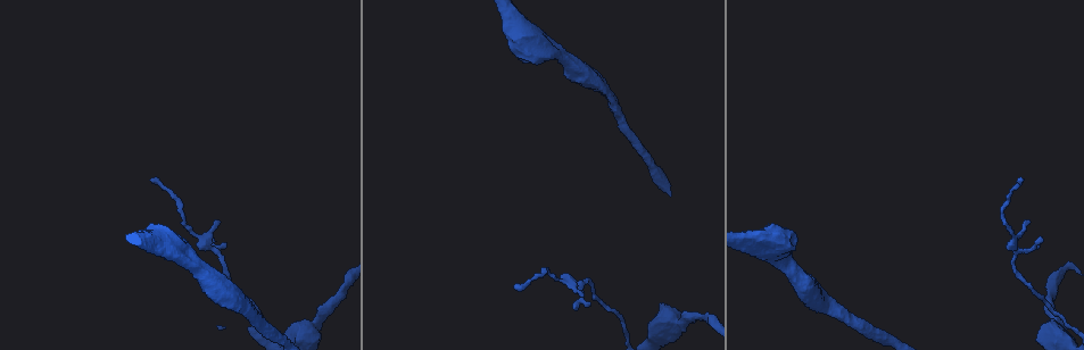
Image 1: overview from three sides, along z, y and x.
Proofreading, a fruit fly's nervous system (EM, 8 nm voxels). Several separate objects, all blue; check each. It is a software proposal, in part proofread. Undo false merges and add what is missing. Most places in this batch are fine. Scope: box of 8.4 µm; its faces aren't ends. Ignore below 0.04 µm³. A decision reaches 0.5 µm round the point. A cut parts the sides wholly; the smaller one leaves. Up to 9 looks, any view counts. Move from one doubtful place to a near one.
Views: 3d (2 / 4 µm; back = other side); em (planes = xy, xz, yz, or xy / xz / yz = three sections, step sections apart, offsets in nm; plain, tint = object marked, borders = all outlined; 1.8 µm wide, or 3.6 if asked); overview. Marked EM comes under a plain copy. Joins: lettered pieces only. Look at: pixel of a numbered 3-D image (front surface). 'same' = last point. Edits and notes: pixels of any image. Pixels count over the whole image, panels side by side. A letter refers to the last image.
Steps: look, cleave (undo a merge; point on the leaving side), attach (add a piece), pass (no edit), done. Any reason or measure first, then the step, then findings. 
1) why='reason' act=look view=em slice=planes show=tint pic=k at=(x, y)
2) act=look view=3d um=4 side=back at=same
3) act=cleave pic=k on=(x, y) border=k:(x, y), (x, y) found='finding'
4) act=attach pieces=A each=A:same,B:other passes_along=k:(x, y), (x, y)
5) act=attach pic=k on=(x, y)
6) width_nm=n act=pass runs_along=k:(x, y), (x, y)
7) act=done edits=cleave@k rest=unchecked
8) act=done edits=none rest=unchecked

why='sudden change in width' act=look view=3d um=4 pic=1 at=(175, 247)

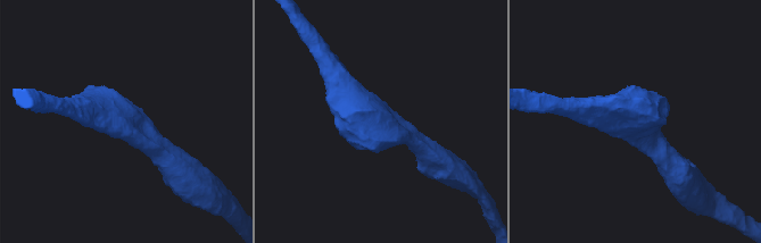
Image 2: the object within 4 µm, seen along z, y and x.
arm_widths_nm=300,400 act=look view=em slice=xy step=8 show=tint pic=2 at=(643, 119)

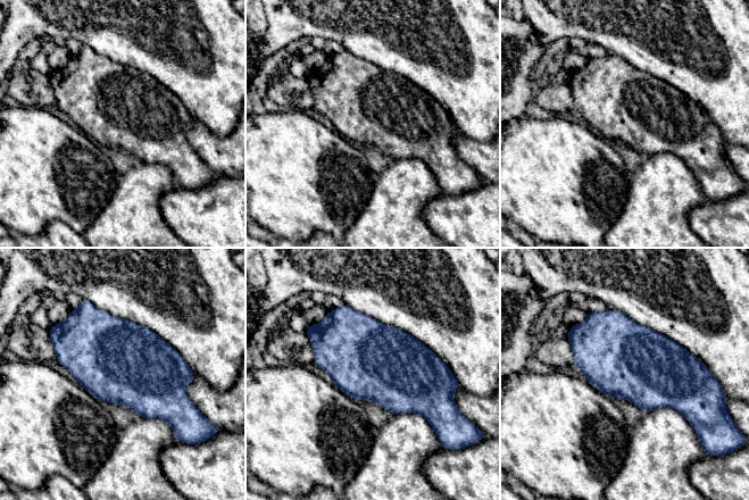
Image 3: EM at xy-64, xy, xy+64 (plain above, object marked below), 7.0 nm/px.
act=look view=em slice=planes show=borders at=same

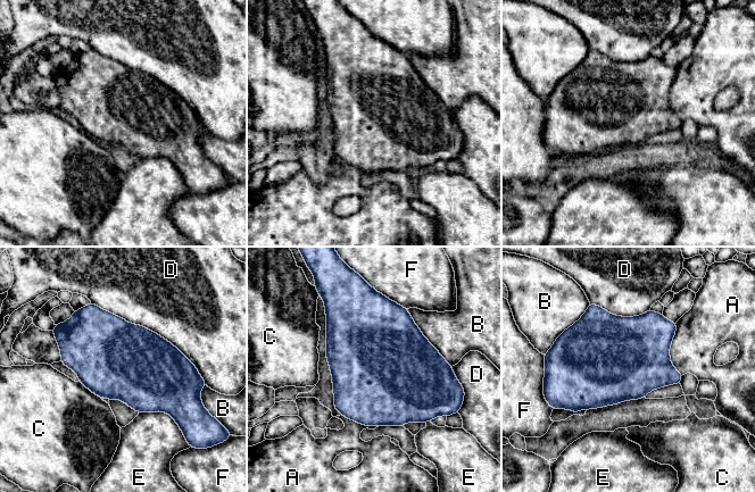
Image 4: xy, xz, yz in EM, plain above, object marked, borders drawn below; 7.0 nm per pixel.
longest_contact=D:900nm act=pass each=A:other,B:other,C:other,D:other,E:other,F:other border=4:(80, 381), (100, 398) found='continuous, no second neuron'

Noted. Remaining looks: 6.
why='free end' act=look view=em slice=planes show=borders pic=1 at=(1040, 238)

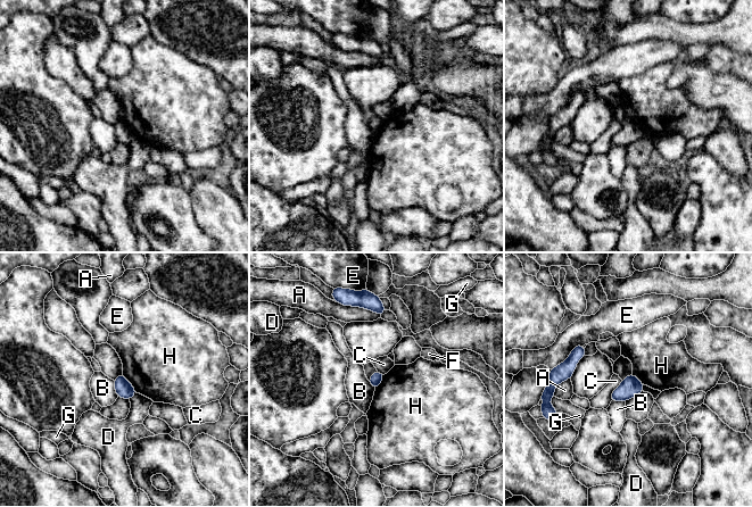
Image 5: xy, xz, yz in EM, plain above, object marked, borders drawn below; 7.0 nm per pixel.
width_nm=80 act=pass each=A:other,B:other,C:other,D:other,E:other,F:other,G:other,H:other border=5:(123, 374), (137, 392) found='none of them fits'

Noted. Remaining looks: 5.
why='tapers out' act=look view=em slice=planes show=borders pic=1 at=(514, 286)

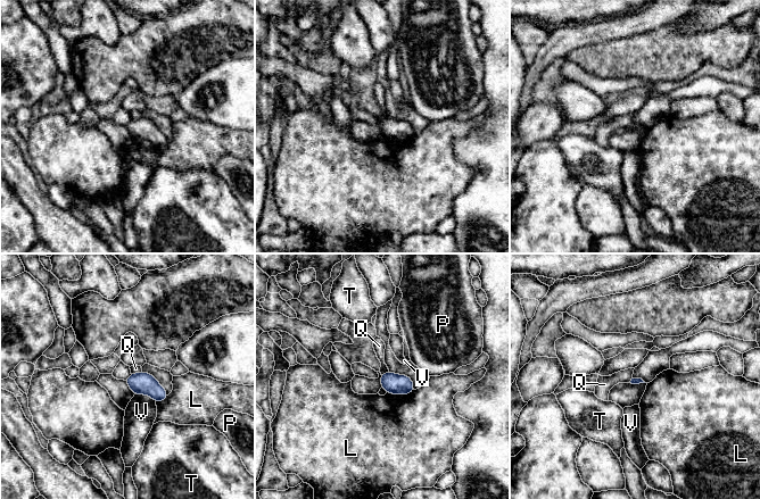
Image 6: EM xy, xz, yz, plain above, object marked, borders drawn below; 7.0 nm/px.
act=pass each=L:other,P:other,Q:other,T:other,V:other border=6:(141, 371), (131, 374) found='no lettered piece goes on from it'

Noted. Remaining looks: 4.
why='calibre changes' act=look view=em um=3.6 slice=xy step=16 show=tint pic=1 at=(314, 324)

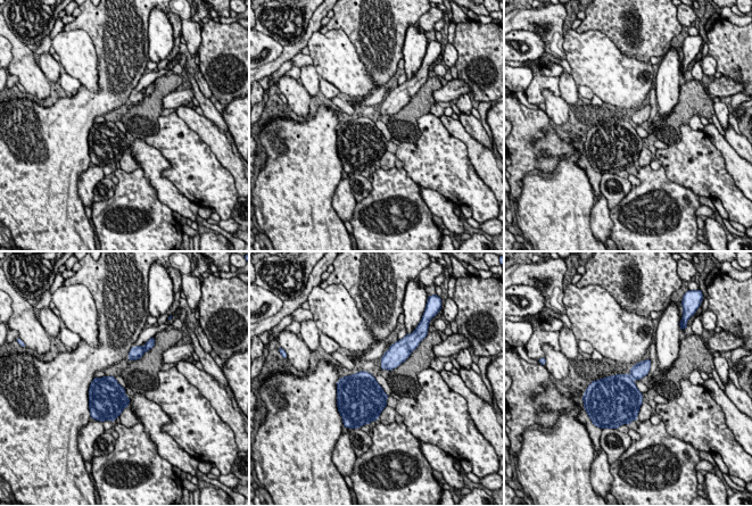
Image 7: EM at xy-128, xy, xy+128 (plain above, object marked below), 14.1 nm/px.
act=look view=em um=3.6 slice=xy step=16 show=borders at=same

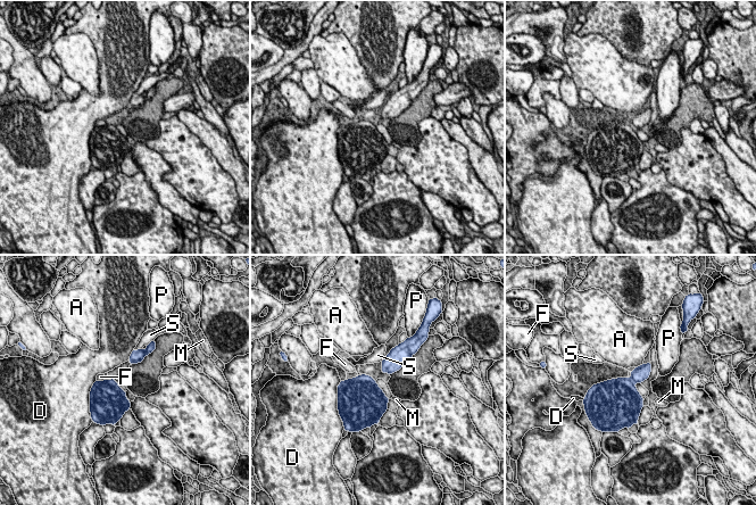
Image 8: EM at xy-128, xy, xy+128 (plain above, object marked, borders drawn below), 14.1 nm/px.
act=pass each=A:other,D:other,F:other,M:other,P:other,S:other found='all the same neuron'

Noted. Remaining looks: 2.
act=done edits=none rest=unchecked

